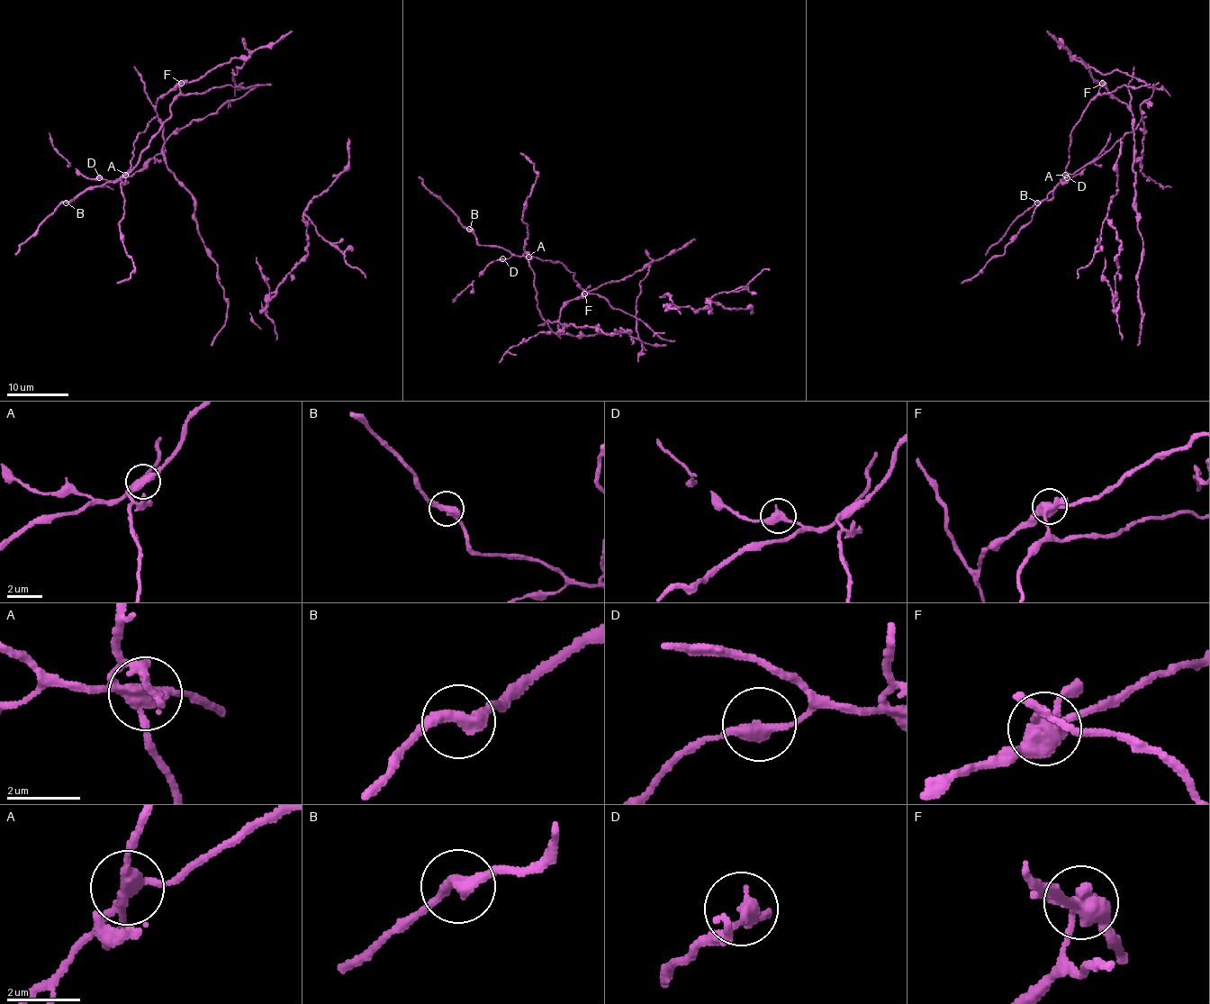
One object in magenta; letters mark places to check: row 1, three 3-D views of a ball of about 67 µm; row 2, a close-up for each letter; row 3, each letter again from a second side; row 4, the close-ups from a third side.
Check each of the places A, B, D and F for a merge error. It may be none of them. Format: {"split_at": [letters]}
{"split_at": ["A", "F"]}

